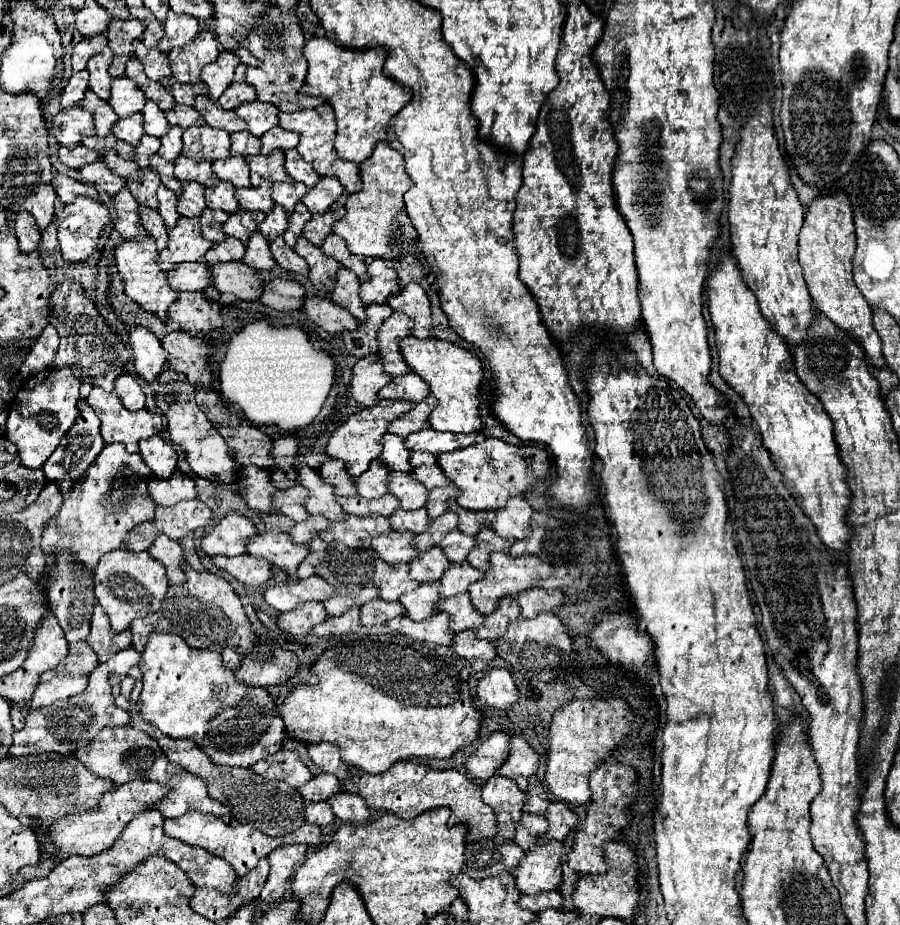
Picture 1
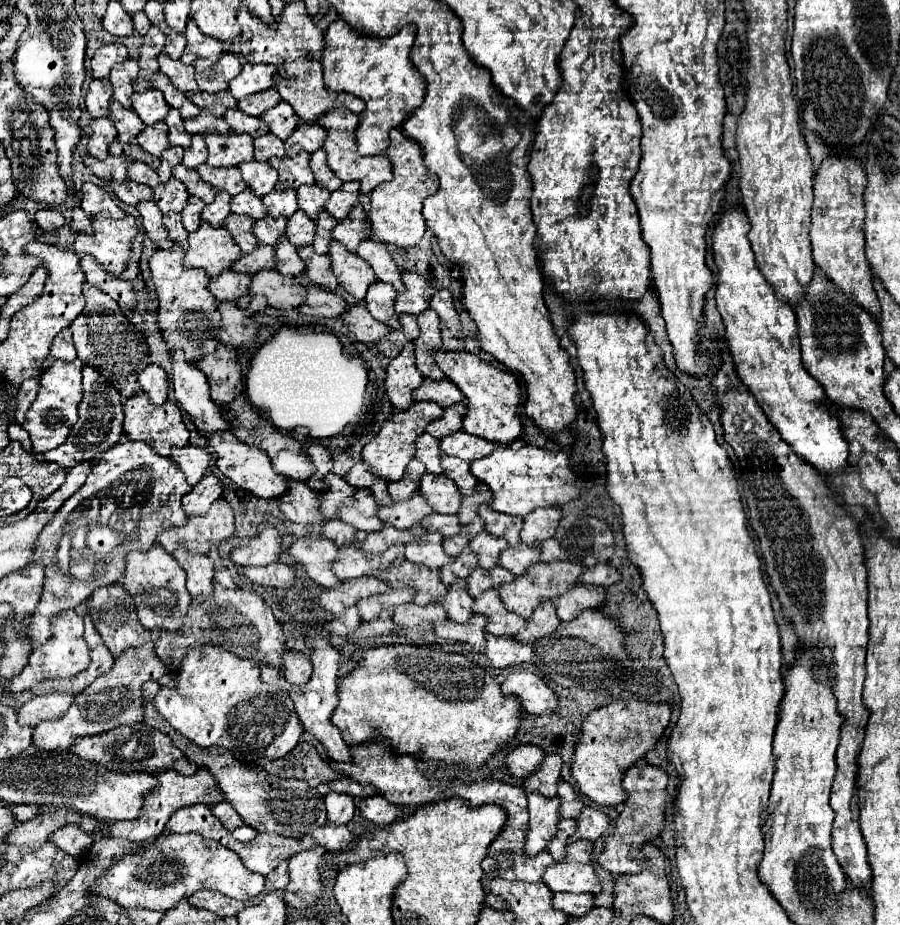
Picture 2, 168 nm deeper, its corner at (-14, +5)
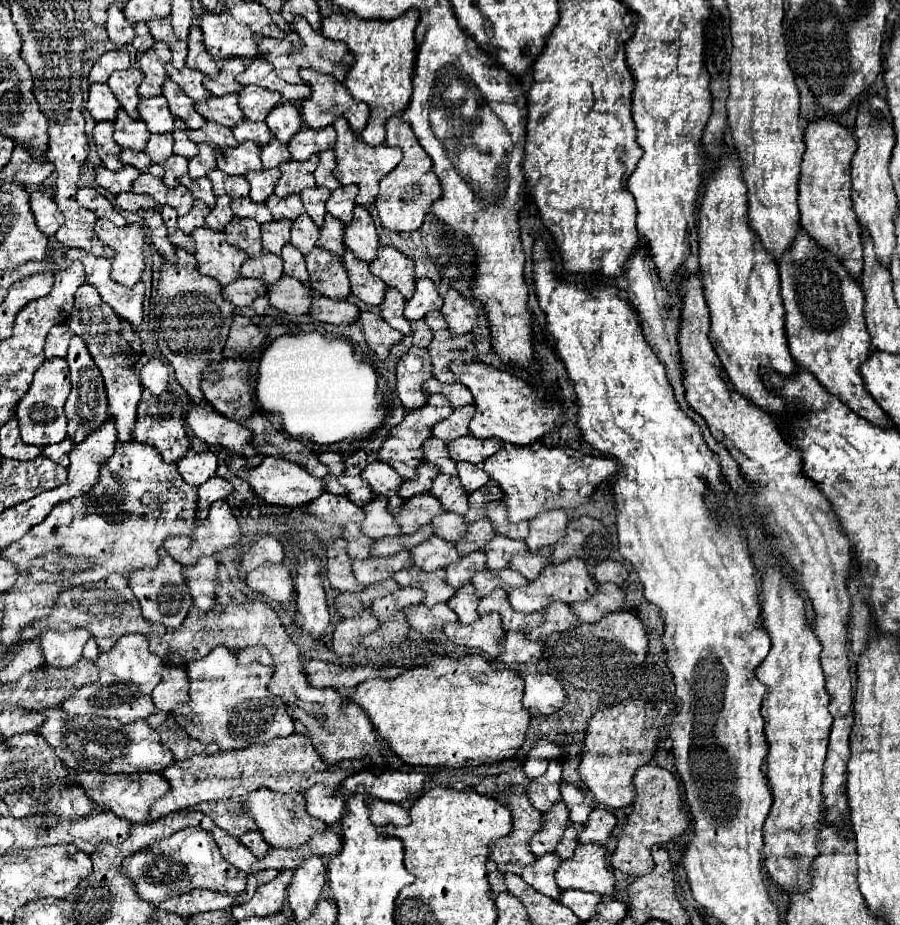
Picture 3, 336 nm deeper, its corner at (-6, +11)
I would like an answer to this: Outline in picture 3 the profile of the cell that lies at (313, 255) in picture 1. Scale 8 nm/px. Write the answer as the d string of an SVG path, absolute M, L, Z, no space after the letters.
M344 249L344 267L348 271L348 279L350 279L350 291L362 299L368 305L380 305L382 303L382 295L384 295L384 281L374 277L368 269L368 263L362 259L356 259L354 253L350 253L348 249Z

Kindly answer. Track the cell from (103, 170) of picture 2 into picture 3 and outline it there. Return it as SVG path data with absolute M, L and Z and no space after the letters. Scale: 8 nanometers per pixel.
M98 165L98 167L94 167L94 175L96 175L96 183L102 189L110 191L112 195L118 195L122 191L132 189L132 183L140 175L140 171L132 165L122 165L118 171L110 171L110 169Z

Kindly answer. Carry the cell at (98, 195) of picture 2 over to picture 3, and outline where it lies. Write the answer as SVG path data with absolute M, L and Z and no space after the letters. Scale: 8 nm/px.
M80 187L80 189L78 189L78 195L76 195L76 201L78 201L82 207L94 211L98 217L108 219L108 221L112 221L112 223L118 225L118 227L126 225L126 219L120 215L120 211L116 211L116 209L112 207L112 203L110 203L104 195L100 195L96 189Z

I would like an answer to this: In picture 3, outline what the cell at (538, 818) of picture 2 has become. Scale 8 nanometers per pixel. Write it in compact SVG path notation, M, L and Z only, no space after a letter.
M562 801L554 803L548 813L542 813L542 827L536 831L530 839L530 851L538 857L544 853L554 853L558 841L562 839L562 833L568 825L568 815L566 815L566 805Z

